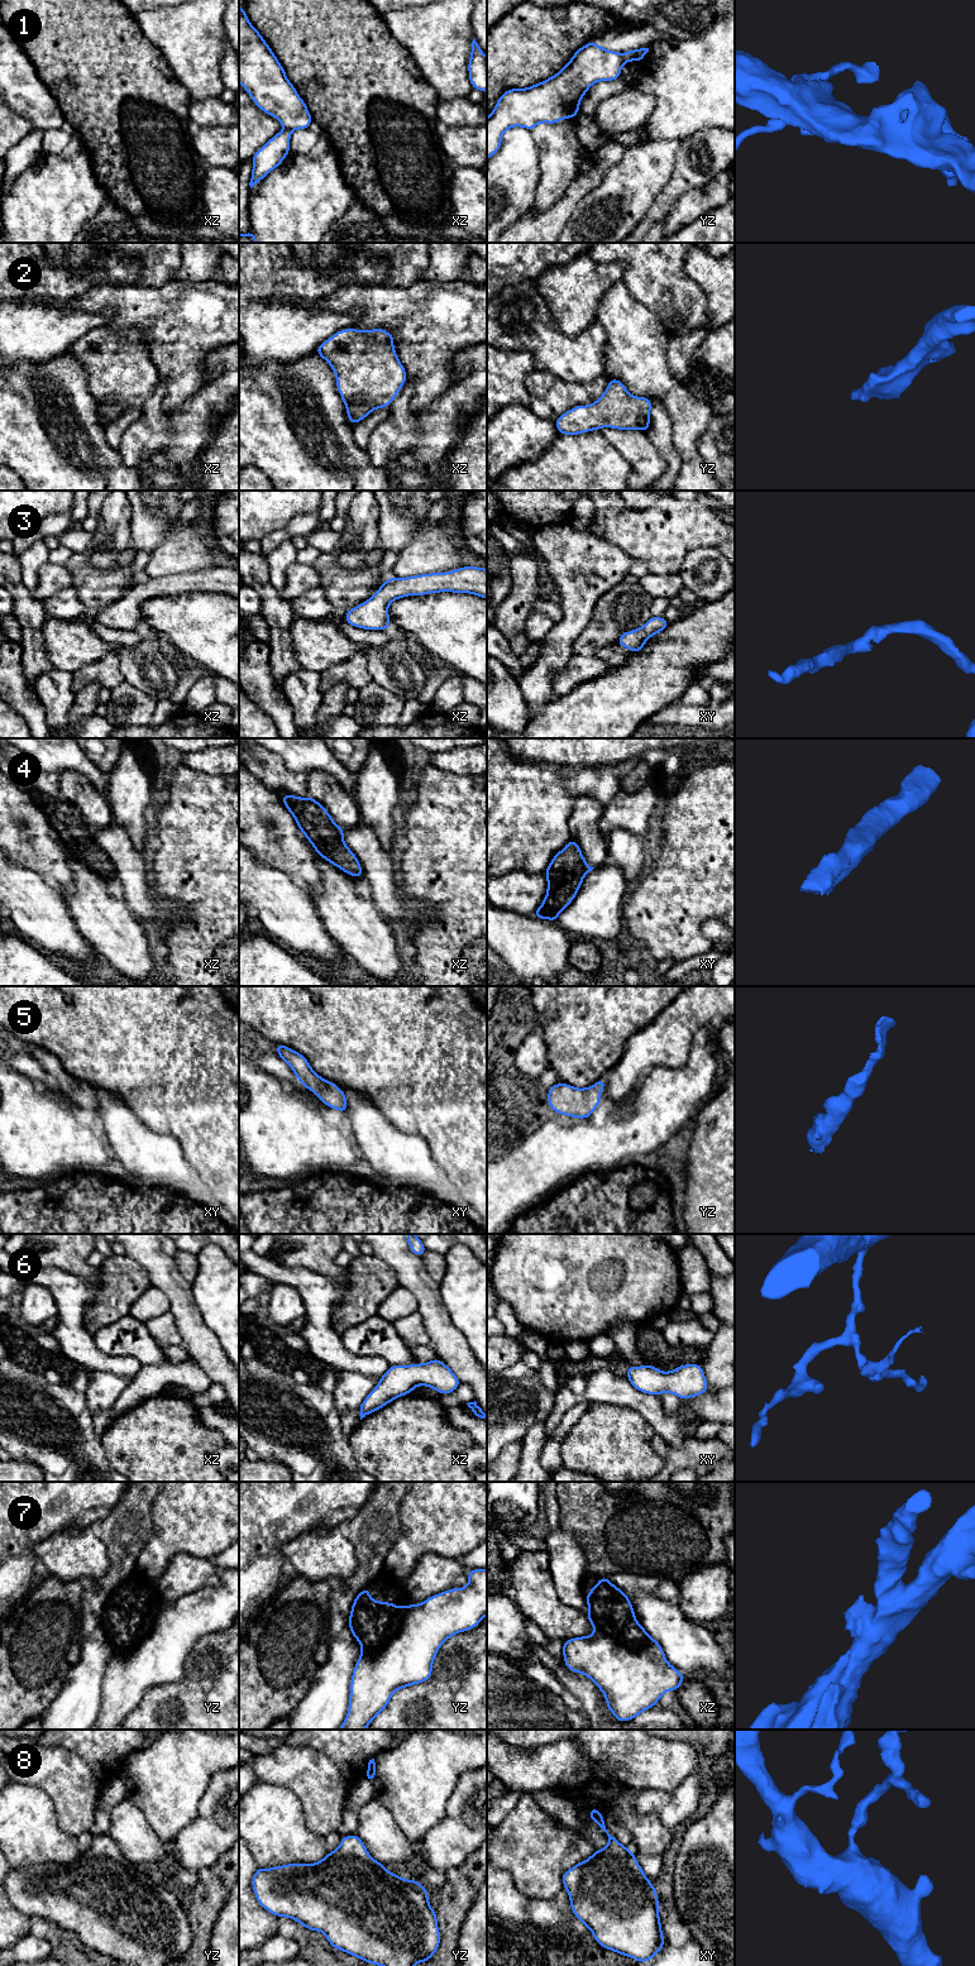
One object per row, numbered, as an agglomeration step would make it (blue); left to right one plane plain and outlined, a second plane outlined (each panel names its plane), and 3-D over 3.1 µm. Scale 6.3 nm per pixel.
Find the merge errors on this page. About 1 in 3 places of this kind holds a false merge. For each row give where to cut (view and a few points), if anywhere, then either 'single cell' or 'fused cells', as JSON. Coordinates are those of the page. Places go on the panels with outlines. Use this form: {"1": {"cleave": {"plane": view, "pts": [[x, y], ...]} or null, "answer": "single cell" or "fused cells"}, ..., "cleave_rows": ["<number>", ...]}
{"1": {"cleave": {"plane": "yz", "pts": [[620, 54], [624, 61]]}, "answer": "fused cells"}, "2": {"cleave": null, "answer": "single cell"}, "3": {"cleave": null, "answer": "single cell"}, "4": {"cleave": null, "answer": "single cell"}, "5": {"cleave": null, "answer": "single cell"}, "6": {"cleave": null, "answer": "single cell"}, "7": {"cleave": {"plane": "xz", "pts": [[597, 1621], [611, 1616], [621, 1630], [622, 1642], [643, 1649]]}, "answer": "fused cells"}, "8": {"cleave": null, "answer": "single cell"}, "cleave_rows": ["1", "7"]}

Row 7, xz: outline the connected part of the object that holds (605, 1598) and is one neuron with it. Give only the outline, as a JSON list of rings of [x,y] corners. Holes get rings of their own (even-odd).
[[[601,1577],[598,1583],[586,1594],[587,1604],[592,1616],[586,1617],[593,1628],[598,1628],[598,1621],[608,1615],[617,1621],[622,1630],[621,1637],[623,1645],[632,1650],[640,1651],[644,1647],[645,1628],[637,1622],[632,1603],[620,1588],[612,1584],[606,1577]]]

